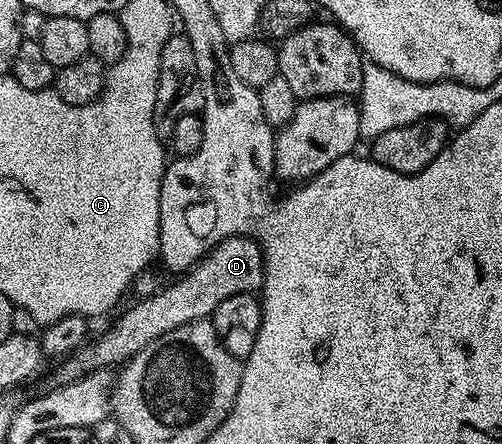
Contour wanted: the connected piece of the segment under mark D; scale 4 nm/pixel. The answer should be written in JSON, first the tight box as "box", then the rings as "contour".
{"box":[59,235,264,382],"contour":[[[227,235],[219,242],[198,266],[193,265],[187,272],[181,273],[177,282],[134,303],[101,338],[93,337],[75,354],[63,359],[59,363],[59,381],[73,382],[108,366],[119,368],[135,354],[142,352],[146,344],[158,340],[158,336],[174,332],[174,328],[182,328],[182,324],[209,319],[214,308],[227,297],[259,291],[264,285],[264,254],[260,243],[248,235]]]}

